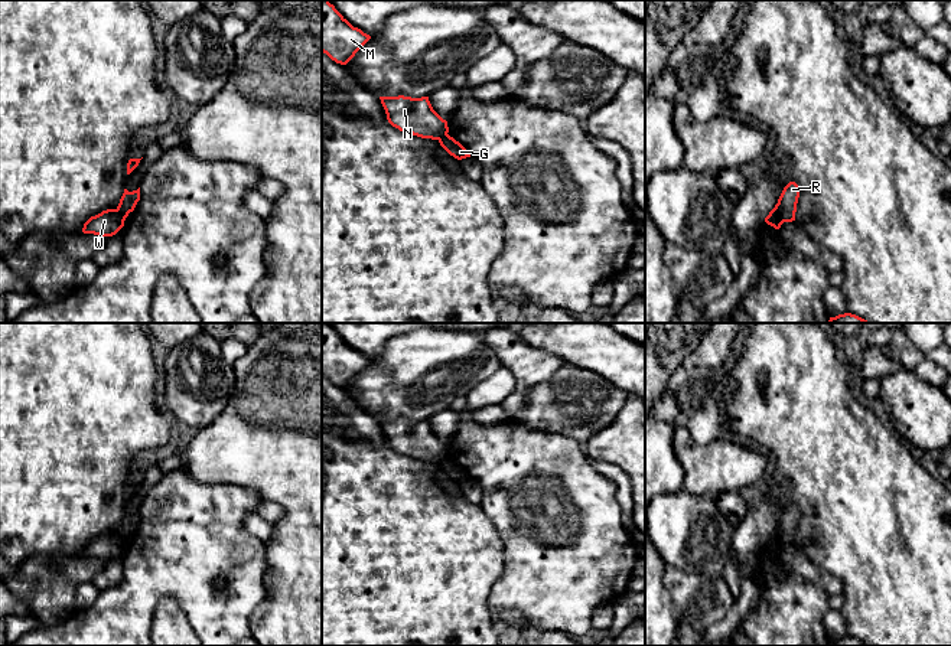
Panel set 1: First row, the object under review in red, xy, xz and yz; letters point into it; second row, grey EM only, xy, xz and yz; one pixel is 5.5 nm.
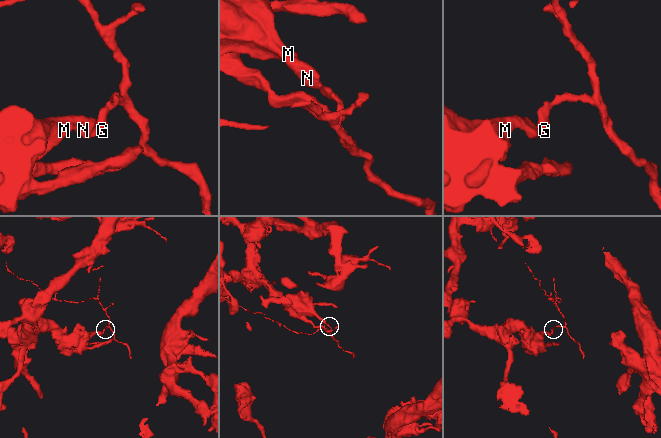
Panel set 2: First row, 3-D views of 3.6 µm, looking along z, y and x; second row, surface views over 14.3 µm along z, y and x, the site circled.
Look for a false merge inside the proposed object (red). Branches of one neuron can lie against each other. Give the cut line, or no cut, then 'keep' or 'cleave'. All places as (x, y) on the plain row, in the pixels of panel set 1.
yz (775, 529), (782, 545) | cleave

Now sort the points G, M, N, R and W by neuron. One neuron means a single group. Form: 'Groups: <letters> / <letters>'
Groups: G R / M N W

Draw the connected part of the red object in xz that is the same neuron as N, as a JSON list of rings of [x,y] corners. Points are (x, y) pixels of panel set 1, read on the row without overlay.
[[[380,420],[388,446],[400,454],[421,460],[440,463],[449,456],[447,444],[431,430],[429,420]]]

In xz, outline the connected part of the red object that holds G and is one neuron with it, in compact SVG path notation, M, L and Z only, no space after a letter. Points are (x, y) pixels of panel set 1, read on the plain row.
M444 457L439 463L439 466L450 479L453 479L457 483L470 480L468 473L459 464L456 464L453 460L450 460L449 457Z

